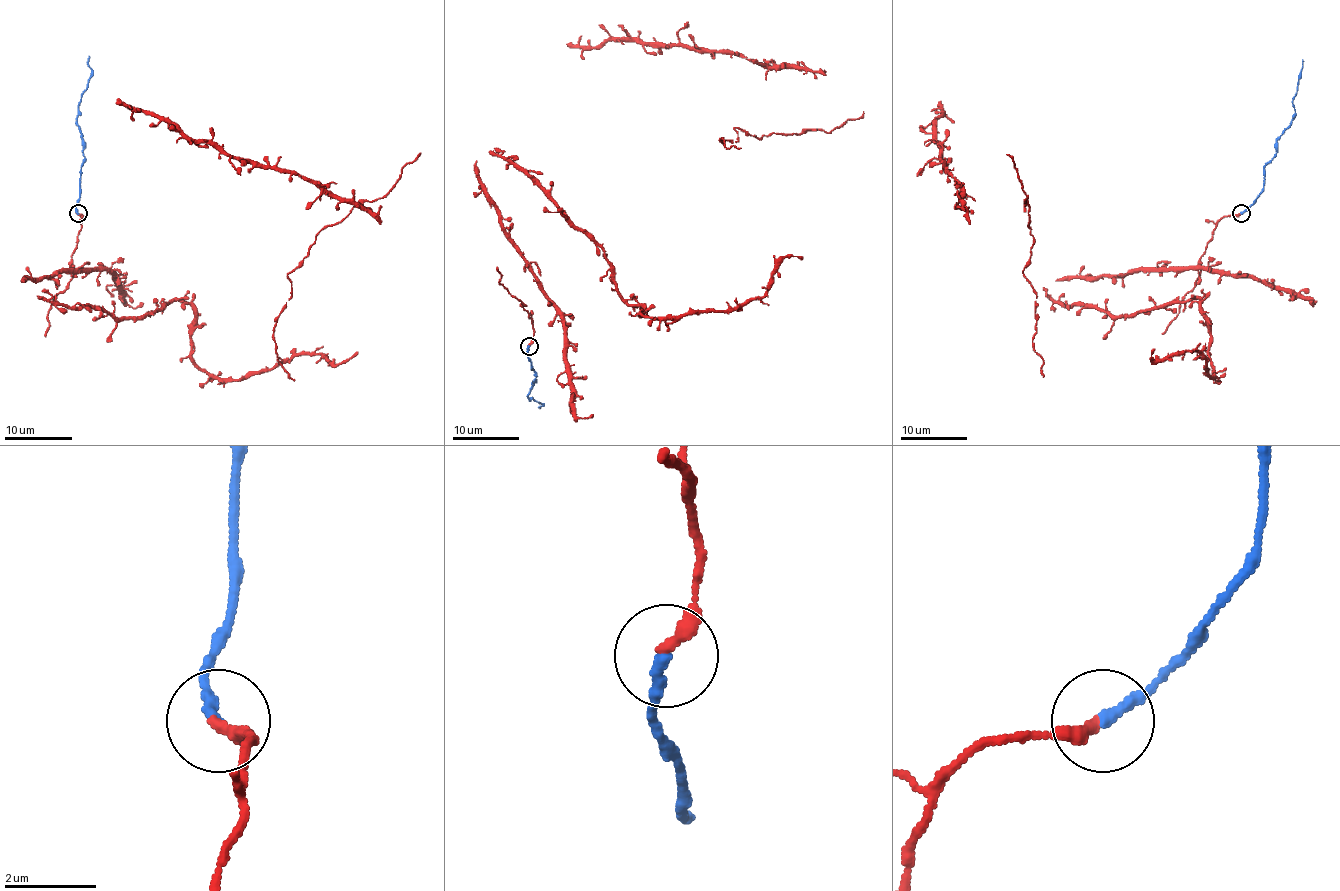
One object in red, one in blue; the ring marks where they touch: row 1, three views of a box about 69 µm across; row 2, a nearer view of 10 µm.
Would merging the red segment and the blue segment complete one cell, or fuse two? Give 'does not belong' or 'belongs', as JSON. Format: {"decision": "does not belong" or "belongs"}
{"decision": "belongs"}

